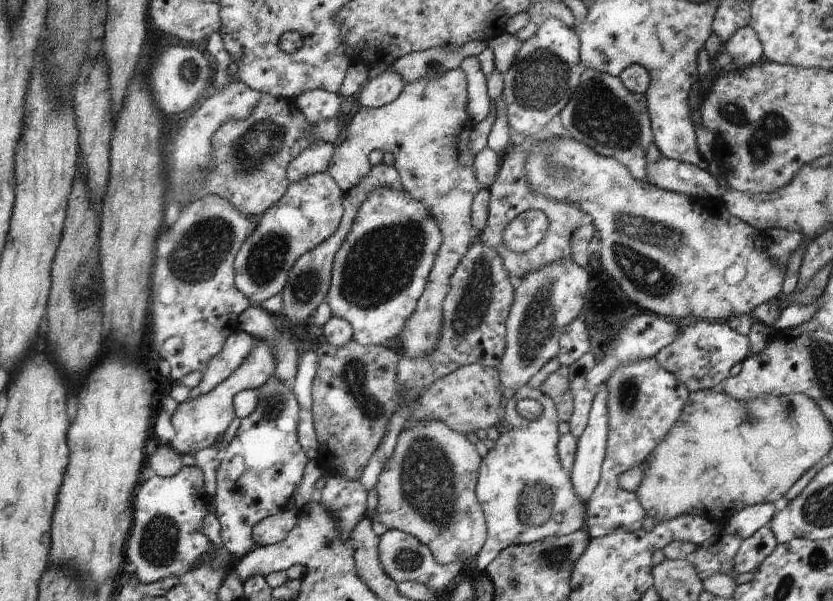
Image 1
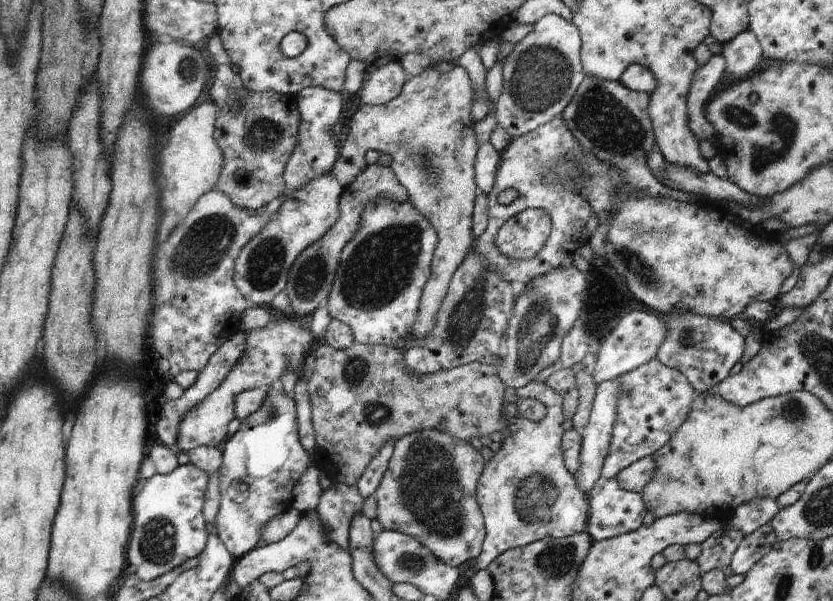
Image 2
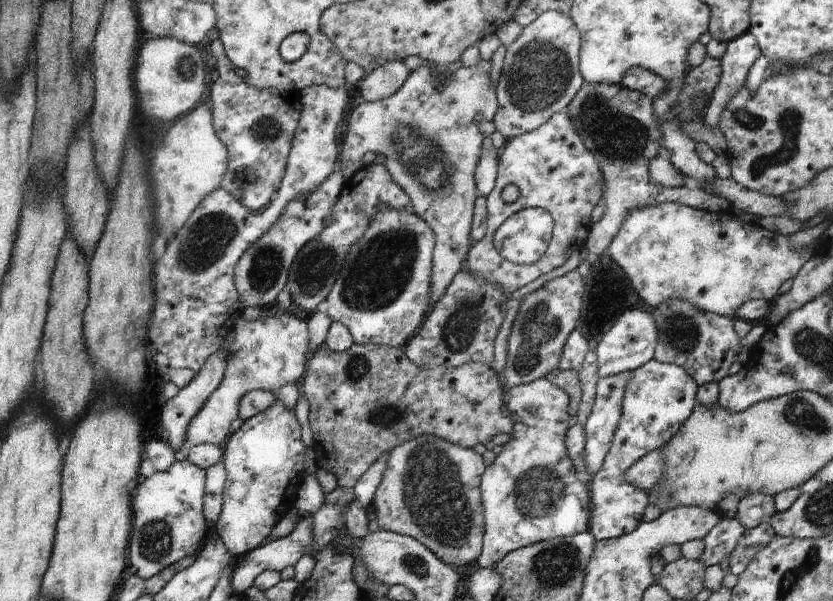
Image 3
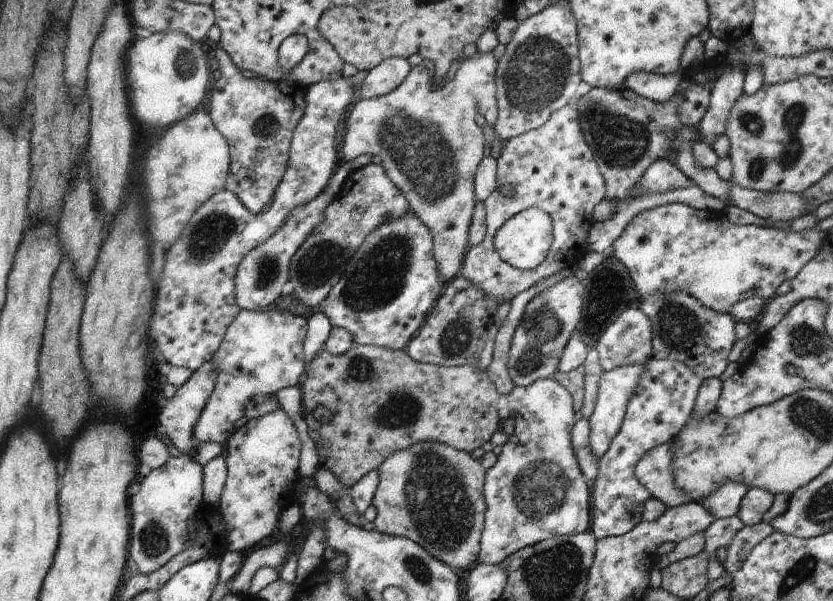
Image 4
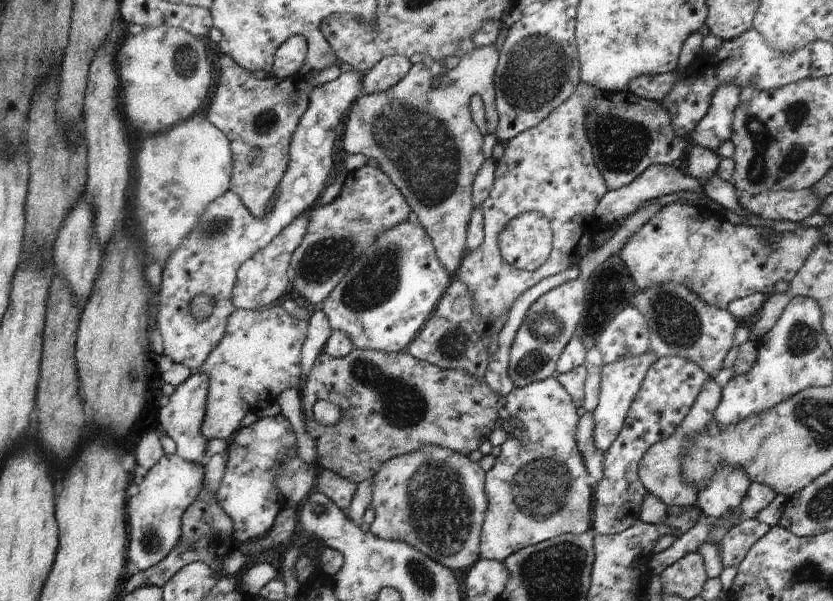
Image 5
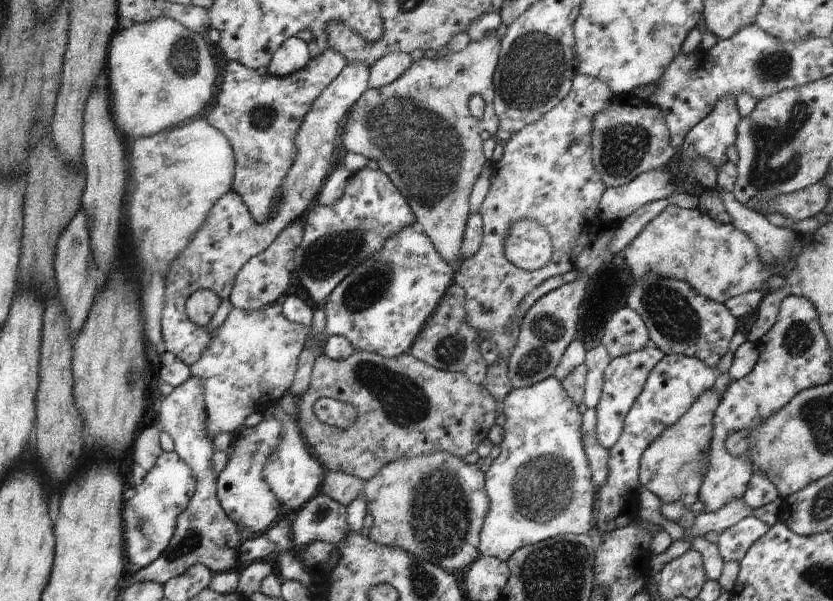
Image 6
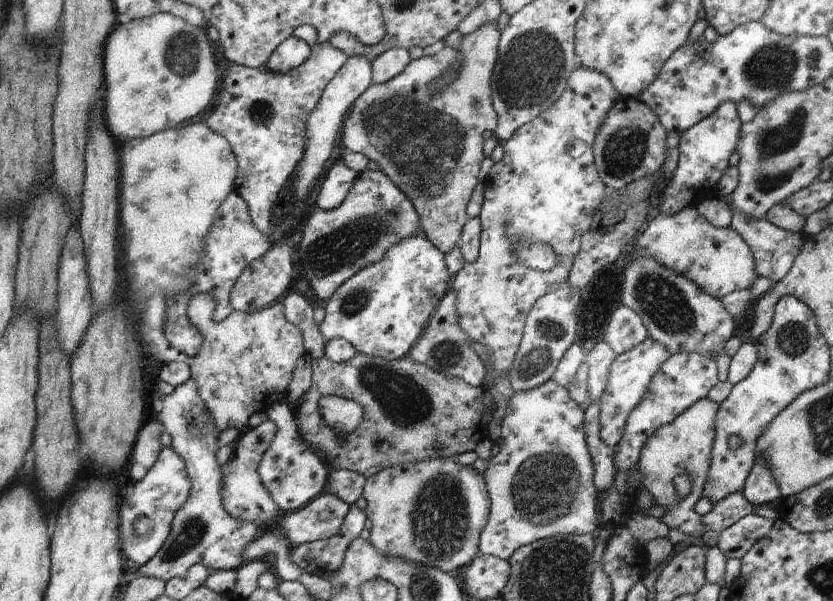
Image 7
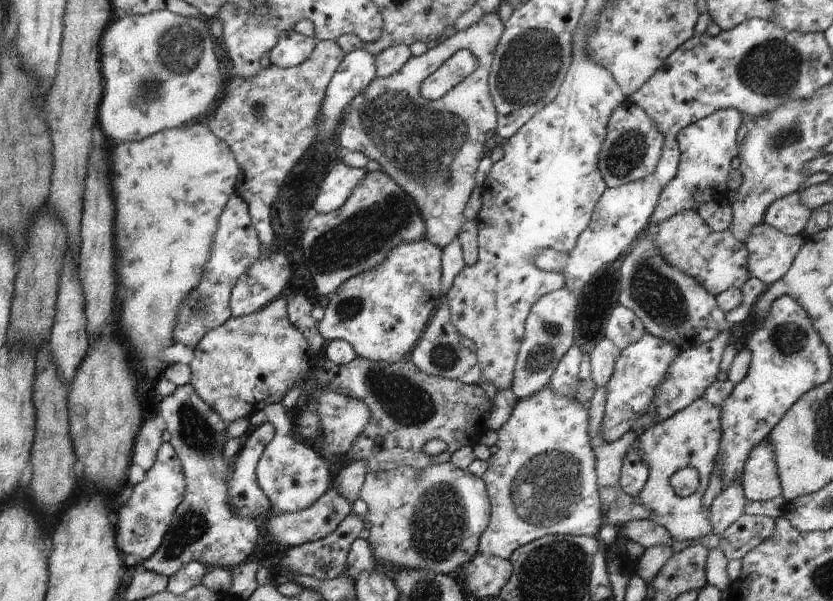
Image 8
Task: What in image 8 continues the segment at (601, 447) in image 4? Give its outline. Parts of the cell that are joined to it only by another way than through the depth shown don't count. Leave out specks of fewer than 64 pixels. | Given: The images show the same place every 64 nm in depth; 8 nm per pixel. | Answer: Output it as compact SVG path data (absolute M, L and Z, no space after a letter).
M648 331L640 340L621 350L620 356L616 359L611 380L605 386L606 404L601 420L601 435L606 442L619 440L623 434L630 431L636 418L648 414L648 408L652 404L652 398L654 398L654 392L656 392L660 380L664 380L670 364L680 352L681 350L670 342L652 336Z

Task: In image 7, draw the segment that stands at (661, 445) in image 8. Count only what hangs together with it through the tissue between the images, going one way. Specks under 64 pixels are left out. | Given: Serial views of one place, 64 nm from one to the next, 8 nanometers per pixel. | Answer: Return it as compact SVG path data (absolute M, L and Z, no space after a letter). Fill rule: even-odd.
M707 396L697 400L676 420L658 428L640 450L637 469L642 474L642 487L650 492L654 504L666 508L666 514L659 521L664 522L669 529L676 528L688 536L701 536L705 532L702 517L696 513L694 505L702 497L703 486L708 480L712 446L717 436L718 409L719 404ZM678 476L688 476L692 480L692 488L686 498L681 499L672 484L672 480Z

